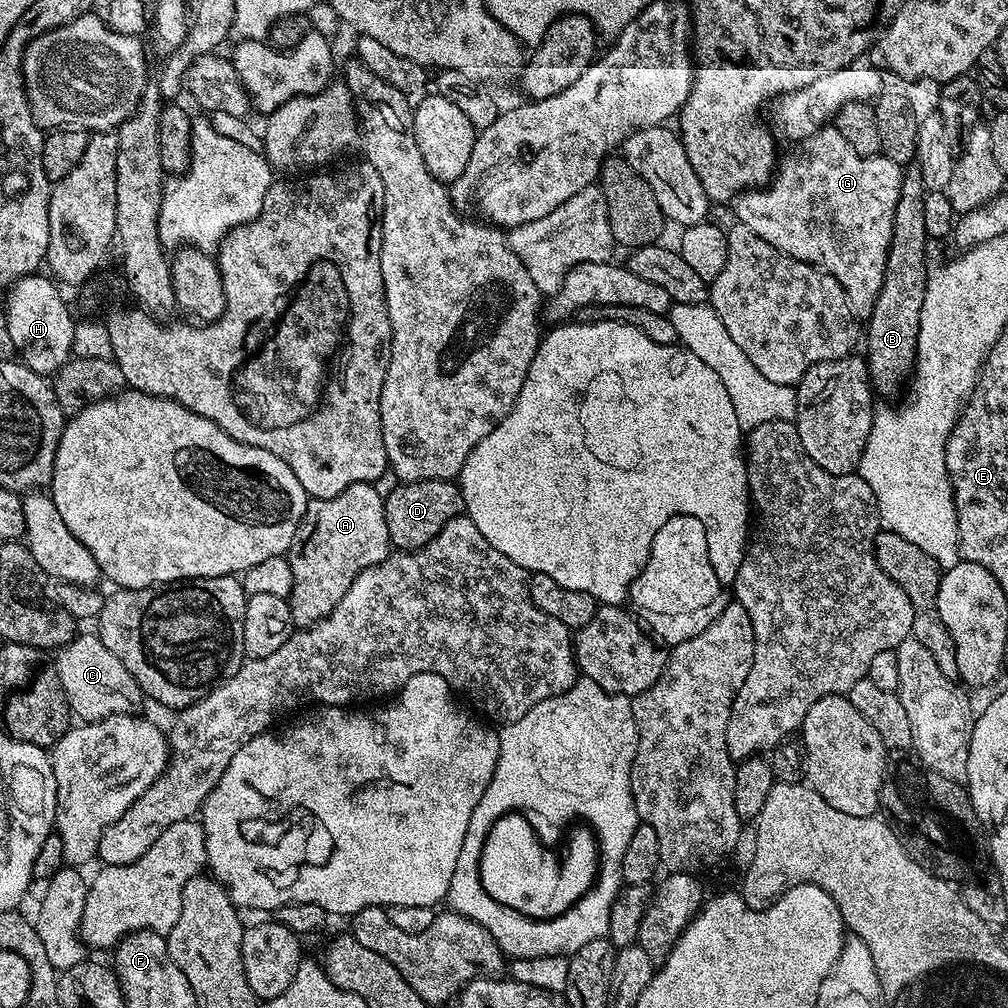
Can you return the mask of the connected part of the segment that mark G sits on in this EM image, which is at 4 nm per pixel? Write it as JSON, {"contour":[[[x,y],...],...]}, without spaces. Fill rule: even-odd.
{"contour":[[[821,126],[799,145],[797,152],[779,161],[774,175],[759,190],[741,192],[734,201],[735,219],[750,226],[758,238],[770,242],[779,252],[830,273],[842,286],[848,305],[857,317],[868,318],[883,284],[892,219],[900,192],[901,165],[879,156],[859,156],[835,126]]]}

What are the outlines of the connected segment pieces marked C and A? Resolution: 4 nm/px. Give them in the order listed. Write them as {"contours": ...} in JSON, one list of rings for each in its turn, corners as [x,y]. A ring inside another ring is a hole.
{"contours":[[[[78,634],[67,646],[59,649],[55,656],[56,676],[60,679],[64,697],[68,699],[71,715],[77,721],[95,722],[108,716],[127,713],[131,709],[128,707],[136,699],[141,699],[140,687],[136,685],[130,670],[126,670],[126,666],[122,666],[122,662],[118,662],[110,650],[106,650],[99,635]]],[[[355,484],[342,494],[325,500],[309,499],[308,509],[300,520],[298,530],[294,534],[294,542],[287,550],[290,562],[290,574],[294,574],[294,586],[287,602],[290,606],[292,623],[297,629],[310,628],[322,618],[326,618],[342,602],[346,590],[370,566],[378,566],[393,551],[390,530],[386,530],[386,510],[384,496],[376,484]]]]}

